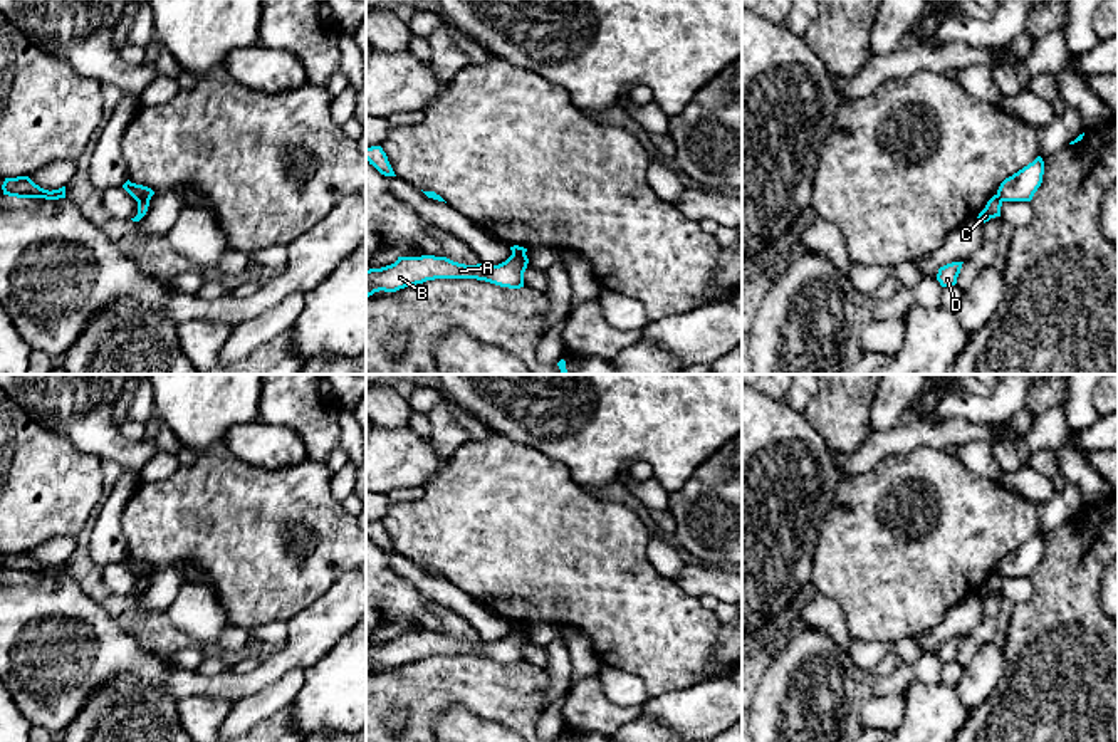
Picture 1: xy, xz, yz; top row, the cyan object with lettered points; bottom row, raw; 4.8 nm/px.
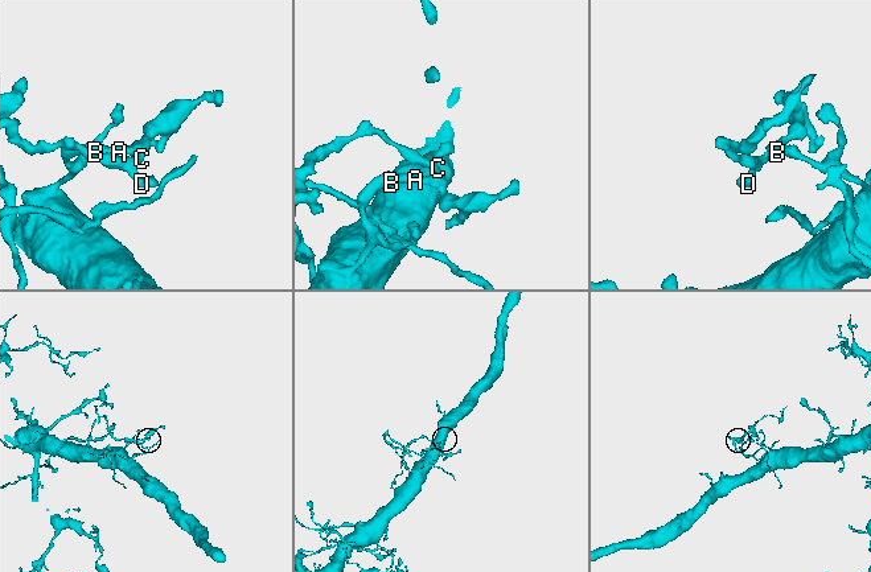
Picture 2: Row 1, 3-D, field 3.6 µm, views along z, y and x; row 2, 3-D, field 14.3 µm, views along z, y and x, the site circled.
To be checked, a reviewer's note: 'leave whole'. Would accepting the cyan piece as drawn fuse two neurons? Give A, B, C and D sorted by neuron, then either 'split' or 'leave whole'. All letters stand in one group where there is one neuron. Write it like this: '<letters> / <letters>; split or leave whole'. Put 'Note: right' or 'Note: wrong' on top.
Note: wrong
A B / C D; split

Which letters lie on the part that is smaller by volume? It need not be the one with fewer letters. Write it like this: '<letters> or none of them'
C, D

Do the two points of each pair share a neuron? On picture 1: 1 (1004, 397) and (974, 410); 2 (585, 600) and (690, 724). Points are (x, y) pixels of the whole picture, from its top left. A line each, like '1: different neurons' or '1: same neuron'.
1: same neuron
2: different neurons

